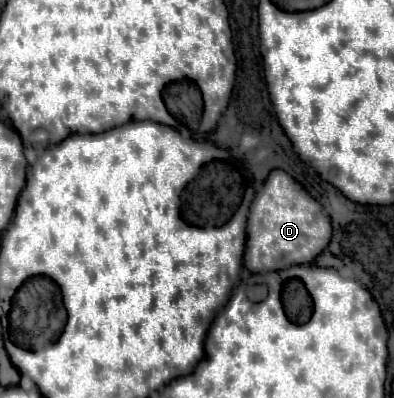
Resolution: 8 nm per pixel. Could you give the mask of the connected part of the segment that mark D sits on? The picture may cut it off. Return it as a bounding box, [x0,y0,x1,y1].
[244,169,332,273]

